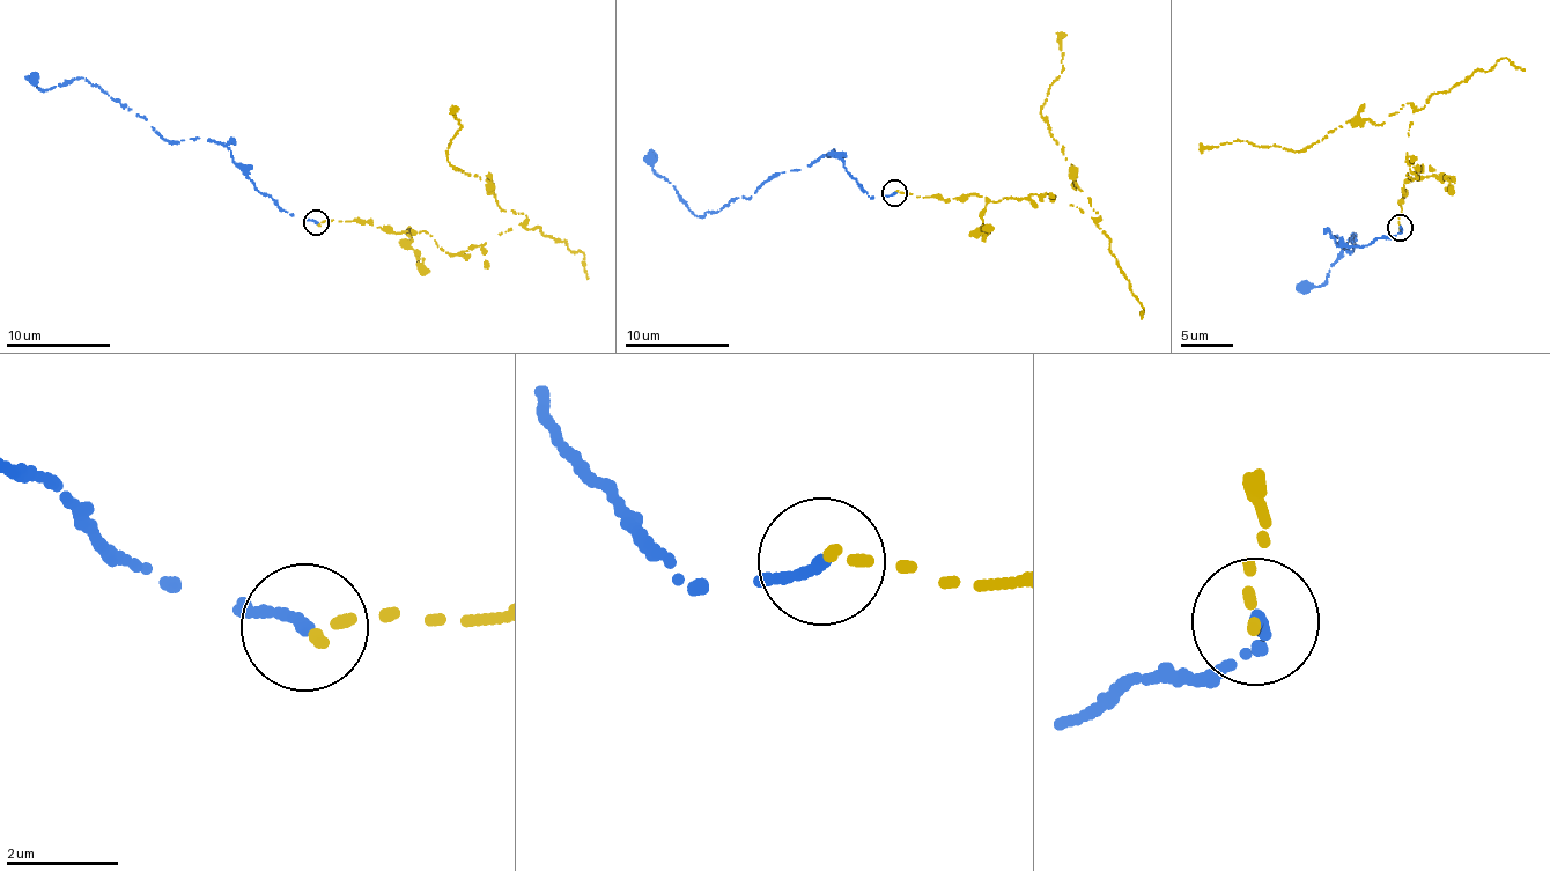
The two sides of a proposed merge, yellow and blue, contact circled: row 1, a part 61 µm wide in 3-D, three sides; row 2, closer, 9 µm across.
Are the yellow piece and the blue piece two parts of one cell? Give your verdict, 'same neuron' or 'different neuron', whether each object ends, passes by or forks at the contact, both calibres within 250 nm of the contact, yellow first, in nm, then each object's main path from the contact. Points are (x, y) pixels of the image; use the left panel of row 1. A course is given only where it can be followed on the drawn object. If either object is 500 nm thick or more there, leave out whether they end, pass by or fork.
different neuron | yellow ends | blue ends | 180/190 nm | yellow via (317, 222), (426, 231), (451, 255), (526, 220), (500, 208), (487, 181), (447, 160), (462, 126), (455, 110) | blue via (317, 222), (281, 209), (259, 192), (224, 146), (164, 139), (83, 78), (45, 90), (32, 75)

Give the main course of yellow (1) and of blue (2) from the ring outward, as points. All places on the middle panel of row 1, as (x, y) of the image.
1: (895, 192), (946, 200), (975, 192), (999, 201), (1050, 194), (1099, 216), (1040, 113), (1063, 67), (1062, 31)
2: (895, 192), (869, 197), (844, 161), (824, 154), (698, 218), (651, 169), (651, 148)

